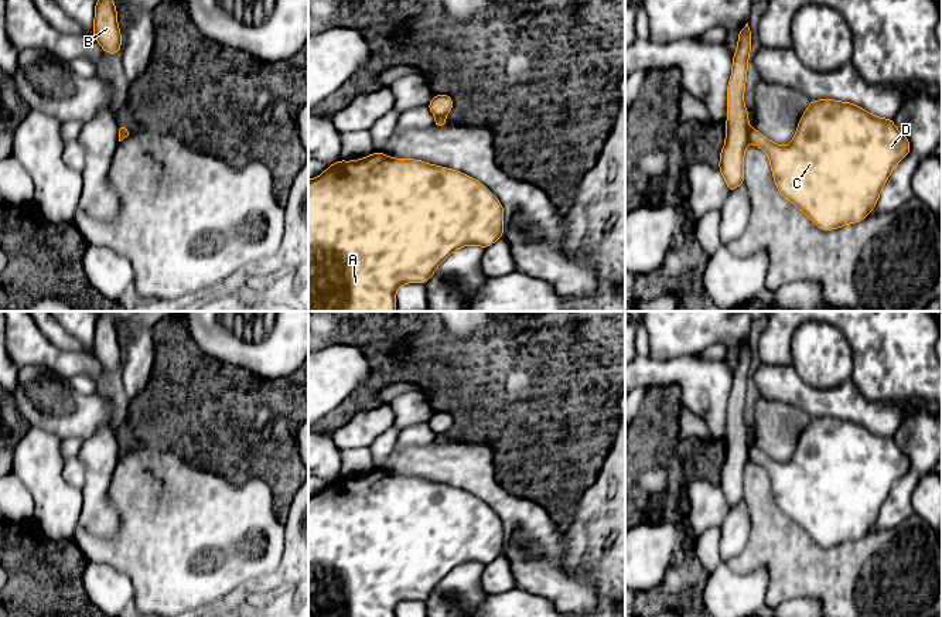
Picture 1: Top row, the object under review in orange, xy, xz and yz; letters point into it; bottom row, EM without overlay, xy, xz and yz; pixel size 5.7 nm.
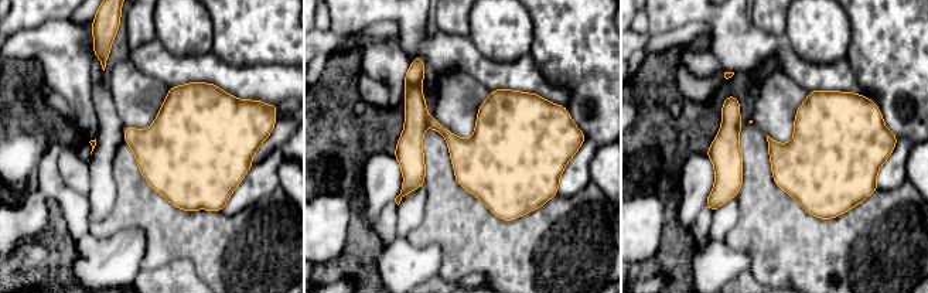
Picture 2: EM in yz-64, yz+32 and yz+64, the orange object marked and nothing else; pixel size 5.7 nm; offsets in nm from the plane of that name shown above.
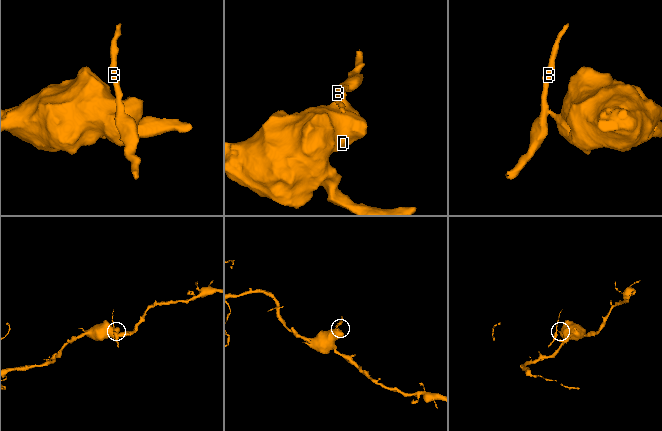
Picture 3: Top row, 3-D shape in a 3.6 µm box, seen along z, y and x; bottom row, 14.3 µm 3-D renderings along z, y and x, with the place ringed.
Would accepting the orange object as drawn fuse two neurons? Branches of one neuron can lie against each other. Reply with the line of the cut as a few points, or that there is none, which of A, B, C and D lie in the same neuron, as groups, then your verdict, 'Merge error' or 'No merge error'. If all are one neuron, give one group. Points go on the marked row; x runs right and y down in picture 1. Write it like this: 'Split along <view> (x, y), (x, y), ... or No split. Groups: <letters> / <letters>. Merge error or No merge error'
Split along yz (750, 129), (748, 140). Groups: A C D / B. Merge error

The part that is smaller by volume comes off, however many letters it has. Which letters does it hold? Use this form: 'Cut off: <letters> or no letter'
Cut off: B

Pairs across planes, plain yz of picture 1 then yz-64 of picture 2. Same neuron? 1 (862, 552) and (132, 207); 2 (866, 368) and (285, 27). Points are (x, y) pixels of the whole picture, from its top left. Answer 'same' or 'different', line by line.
1: same
2: same

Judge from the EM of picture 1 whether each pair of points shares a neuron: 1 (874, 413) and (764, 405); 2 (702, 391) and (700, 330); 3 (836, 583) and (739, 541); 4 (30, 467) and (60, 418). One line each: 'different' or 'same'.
1: different
2: different
3: different
4: different

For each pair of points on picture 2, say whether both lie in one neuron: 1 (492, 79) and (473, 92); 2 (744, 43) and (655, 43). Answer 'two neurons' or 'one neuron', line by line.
1: two neurons
2: two neurons

